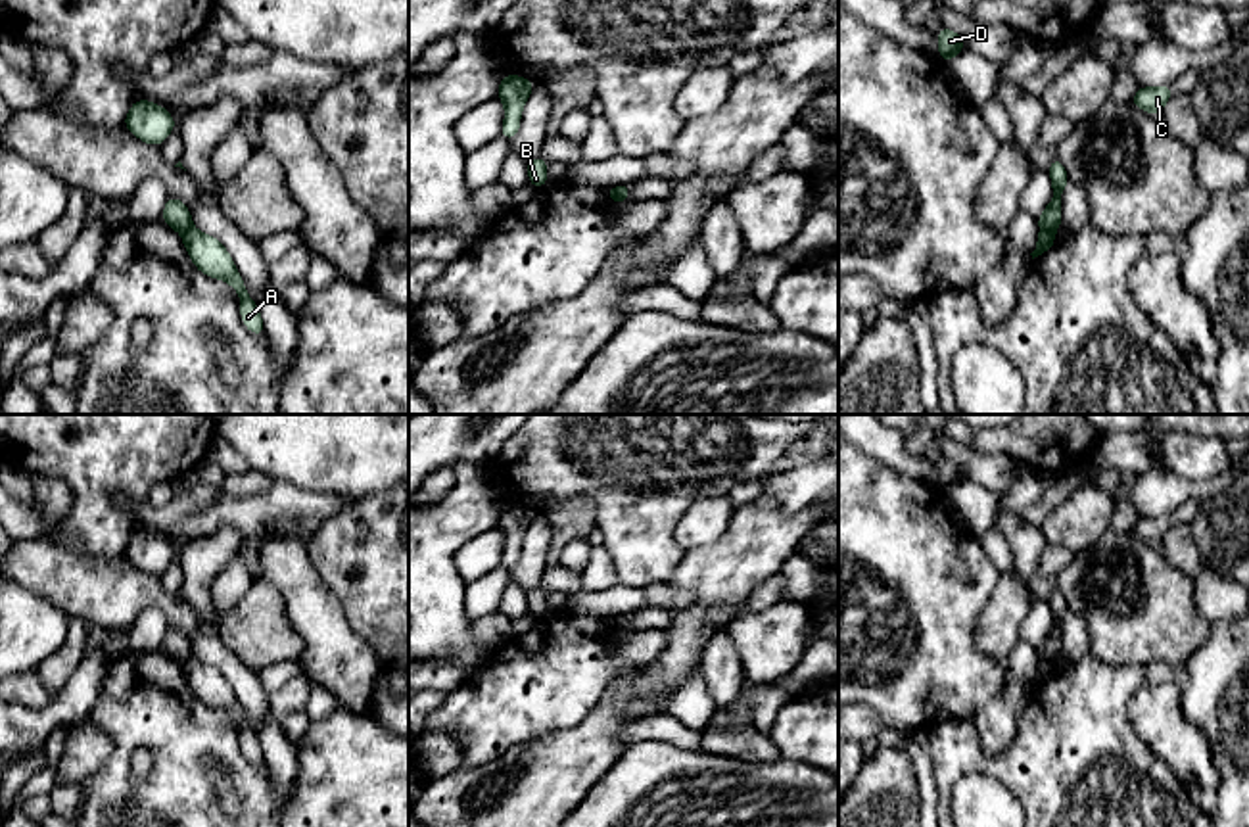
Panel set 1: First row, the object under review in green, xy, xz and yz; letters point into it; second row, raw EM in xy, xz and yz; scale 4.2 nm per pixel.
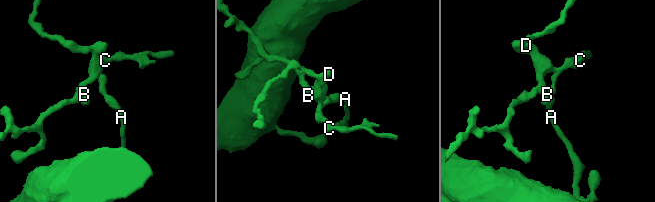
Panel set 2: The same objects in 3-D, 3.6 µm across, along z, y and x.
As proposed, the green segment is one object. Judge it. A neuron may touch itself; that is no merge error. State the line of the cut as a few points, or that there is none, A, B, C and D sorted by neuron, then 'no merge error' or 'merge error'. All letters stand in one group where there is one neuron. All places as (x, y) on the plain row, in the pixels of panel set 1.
cut yz (1042, 659), (1054, 662); groups A / B C D; merge error

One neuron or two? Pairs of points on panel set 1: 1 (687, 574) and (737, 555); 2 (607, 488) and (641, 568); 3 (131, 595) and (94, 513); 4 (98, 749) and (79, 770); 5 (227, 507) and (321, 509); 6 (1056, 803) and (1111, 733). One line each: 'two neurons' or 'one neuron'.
1: one neuron
2: one neuron
3: two neurons
4: one neuron
5: one neuron
6: one neuron

